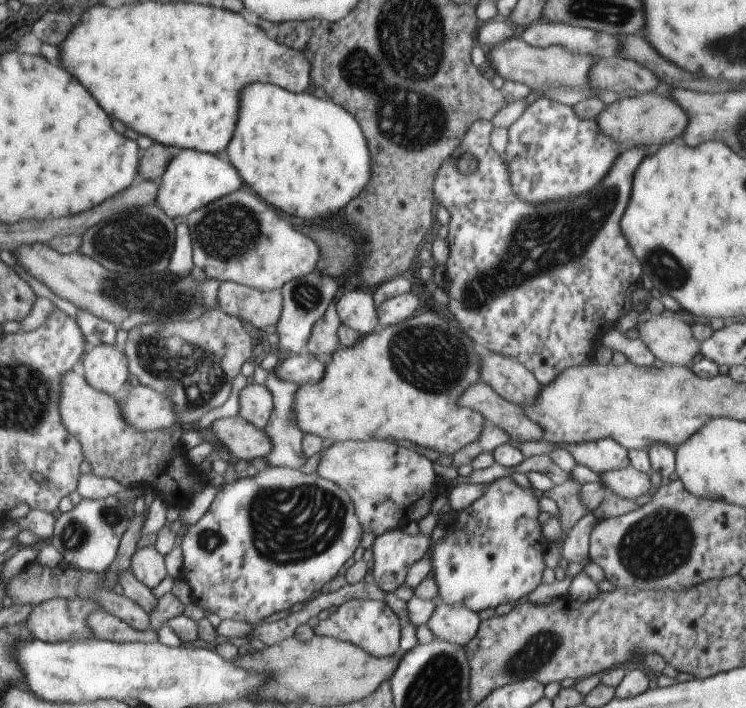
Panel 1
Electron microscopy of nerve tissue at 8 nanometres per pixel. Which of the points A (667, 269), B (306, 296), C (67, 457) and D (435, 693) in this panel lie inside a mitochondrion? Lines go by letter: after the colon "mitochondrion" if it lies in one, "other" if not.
A: mitochondrion
B: mitochondrion
C: other
D: mitochondrion

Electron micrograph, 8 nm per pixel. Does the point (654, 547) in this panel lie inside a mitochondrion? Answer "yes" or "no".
yes

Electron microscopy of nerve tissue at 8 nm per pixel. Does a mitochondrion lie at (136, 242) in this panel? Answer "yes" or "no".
yes

